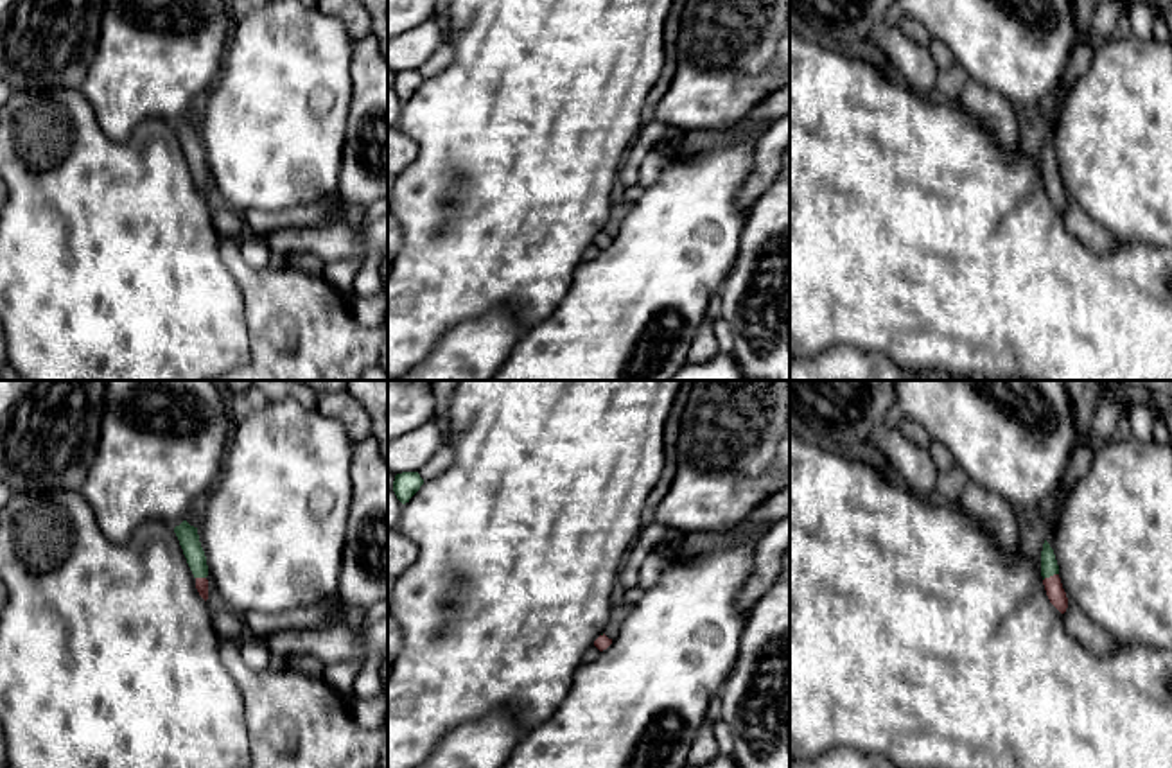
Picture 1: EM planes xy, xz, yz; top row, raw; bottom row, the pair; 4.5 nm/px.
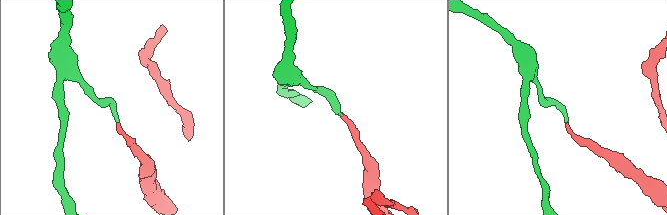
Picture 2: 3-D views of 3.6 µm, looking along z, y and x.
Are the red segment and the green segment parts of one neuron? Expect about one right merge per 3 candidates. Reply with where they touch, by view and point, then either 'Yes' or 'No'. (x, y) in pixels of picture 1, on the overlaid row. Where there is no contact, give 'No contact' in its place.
Touches red at yz (1050, 576). Yes

